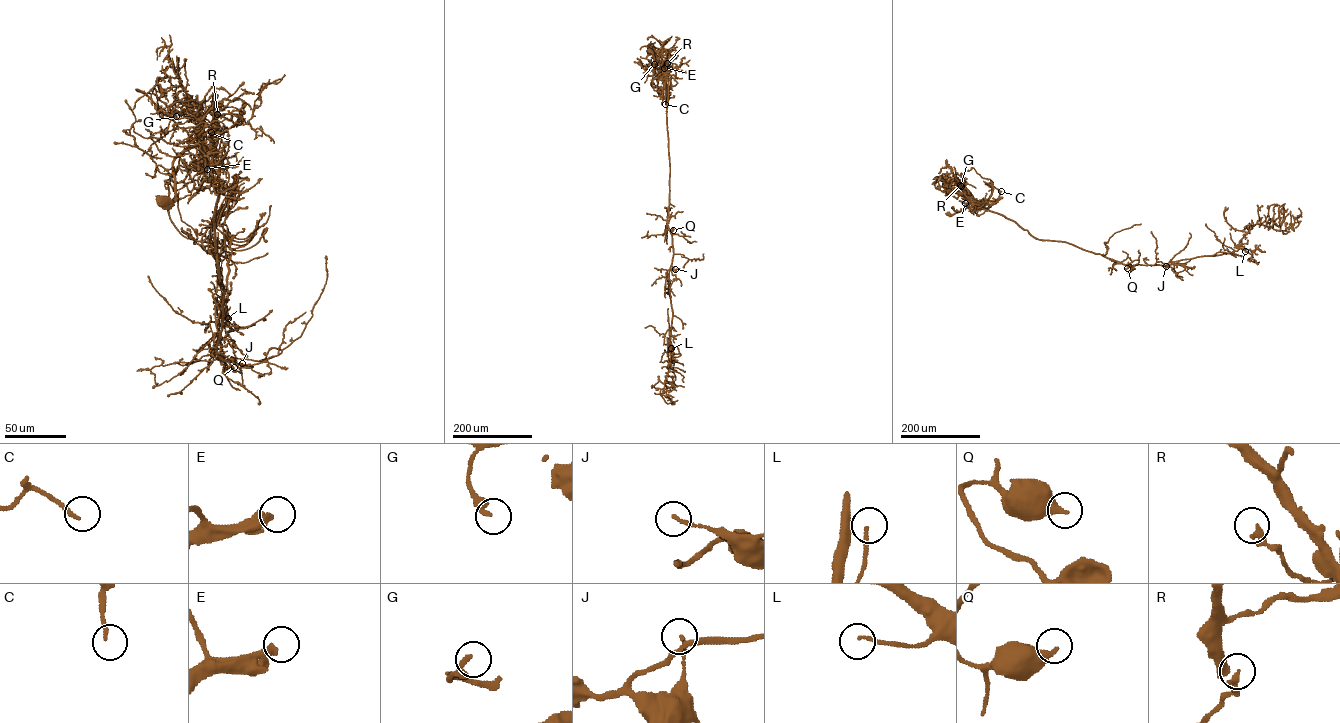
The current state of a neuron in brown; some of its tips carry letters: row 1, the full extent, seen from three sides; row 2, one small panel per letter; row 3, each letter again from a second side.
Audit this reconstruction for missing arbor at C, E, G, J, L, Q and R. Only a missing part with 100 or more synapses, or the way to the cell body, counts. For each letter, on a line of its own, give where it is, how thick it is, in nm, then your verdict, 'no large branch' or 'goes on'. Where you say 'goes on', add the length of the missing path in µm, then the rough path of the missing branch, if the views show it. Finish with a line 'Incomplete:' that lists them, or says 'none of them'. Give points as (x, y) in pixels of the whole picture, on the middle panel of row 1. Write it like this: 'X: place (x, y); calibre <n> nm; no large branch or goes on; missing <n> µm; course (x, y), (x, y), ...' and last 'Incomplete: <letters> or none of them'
C: place (665, 104); calibre 140 nm; no large branch
E: place (664, 68); calibre 400 nm; goes on; missing 170 µm; course (664, 68), (678, 76), (687, 67), (692, 52)
G: place (654, 64); calibre 200 nm; no large branch
J: place (675, 269); calibre 120 nm; no large branch
L: place (671, 348); calibre 120 nm; no large branch
Q: place (673, 230); calibre 360 nm; no large branch
R: place (667, 63); calibre 260 nm; no large branch
Incomplete: E

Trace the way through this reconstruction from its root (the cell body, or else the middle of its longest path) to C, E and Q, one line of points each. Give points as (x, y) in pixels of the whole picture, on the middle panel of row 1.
C: (649, 50), (654, 58), (653, 73), (665, 76), (665, 104)
E: (649, 50), (654, 58), (653, 73), (657, 75), (664, 68)
Q: (649, 50), (654, 58), (653, 73), (669, 74), (667, 224), (670, 232), (673, 230)

